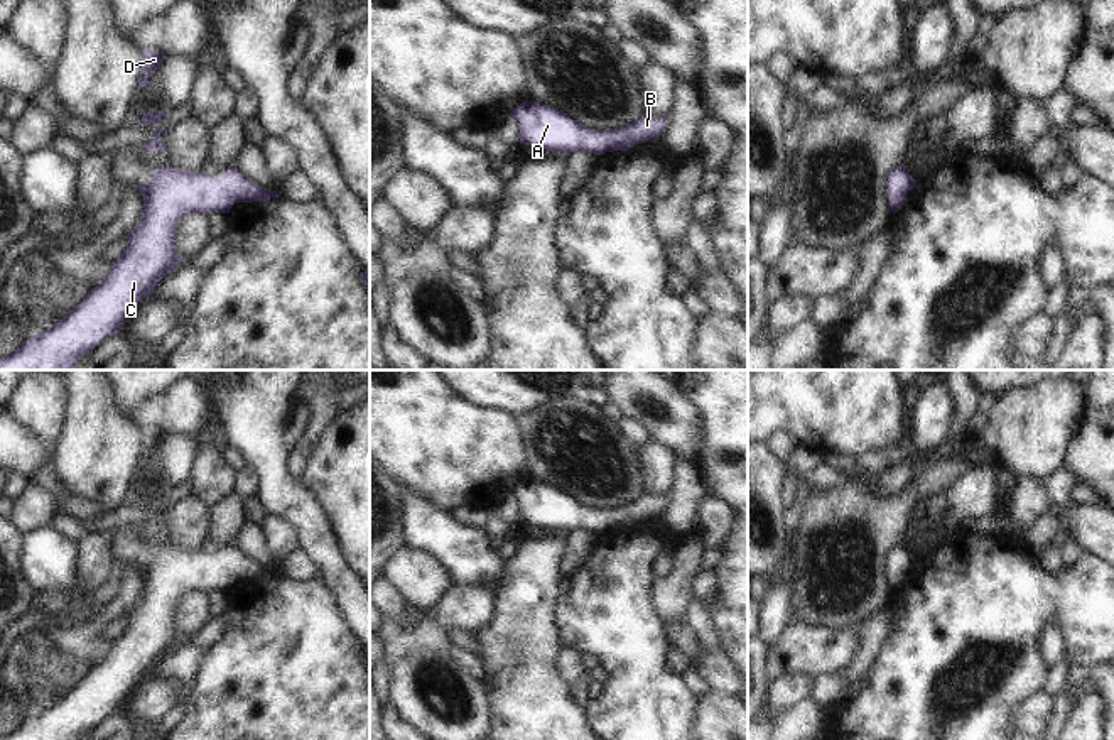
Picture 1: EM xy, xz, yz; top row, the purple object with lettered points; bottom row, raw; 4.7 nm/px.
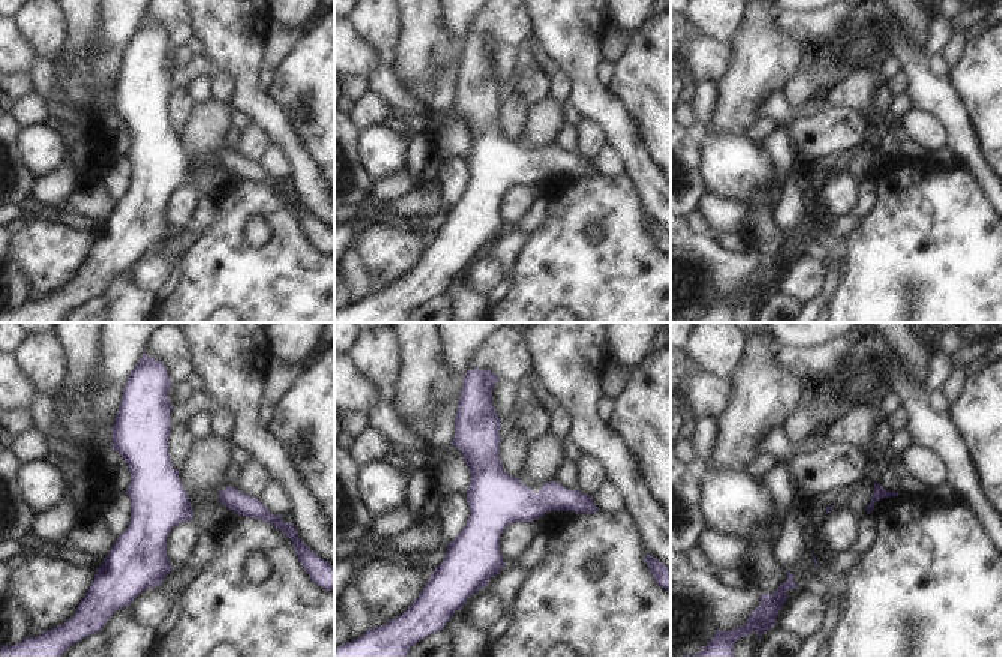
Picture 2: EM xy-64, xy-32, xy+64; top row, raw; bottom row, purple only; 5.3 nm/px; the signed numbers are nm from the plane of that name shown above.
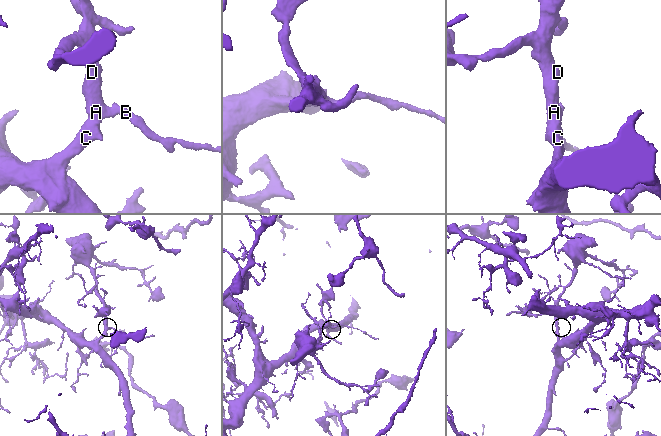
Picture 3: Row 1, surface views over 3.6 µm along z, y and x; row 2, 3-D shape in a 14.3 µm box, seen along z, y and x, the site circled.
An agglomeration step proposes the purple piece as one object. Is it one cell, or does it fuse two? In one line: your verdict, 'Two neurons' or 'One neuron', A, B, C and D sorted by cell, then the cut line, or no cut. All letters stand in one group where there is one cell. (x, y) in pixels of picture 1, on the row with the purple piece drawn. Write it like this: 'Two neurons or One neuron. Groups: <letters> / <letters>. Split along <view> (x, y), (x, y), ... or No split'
One neuron. Groups: A B C D. No split

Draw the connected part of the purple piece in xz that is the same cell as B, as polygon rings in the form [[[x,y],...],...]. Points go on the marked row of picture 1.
[[[523,101],[511,117],[518,125],[520,144],[567,154],[579,149],[594,155],[630,150],[641,142],[657,142],[667,128],[667,117],[645,115],[626,127],[601,133],[582,127],[557,108],[533,101]]]

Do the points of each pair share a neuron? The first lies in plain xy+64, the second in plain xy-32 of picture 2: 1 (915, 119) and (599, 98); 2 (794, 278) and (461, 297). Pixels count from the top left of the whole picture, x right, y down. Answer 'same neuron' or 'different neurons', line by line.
1: different neurons
2: different neurons

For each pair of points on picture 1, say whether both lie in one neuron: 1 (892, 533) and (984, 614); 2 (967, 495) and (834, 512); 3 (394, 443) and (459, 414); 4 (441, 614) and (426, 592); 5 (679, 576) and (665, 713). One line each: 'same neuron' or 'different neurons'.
1: different neurons
2: different neurons
3: same neuron
4: different neurons
5: different neurons

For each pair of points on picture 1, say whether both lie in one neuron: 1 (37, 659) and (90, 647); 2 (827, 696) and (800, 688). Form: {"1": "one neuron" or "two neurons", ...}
{"1": "two neurons", "2": "two neurons"}

